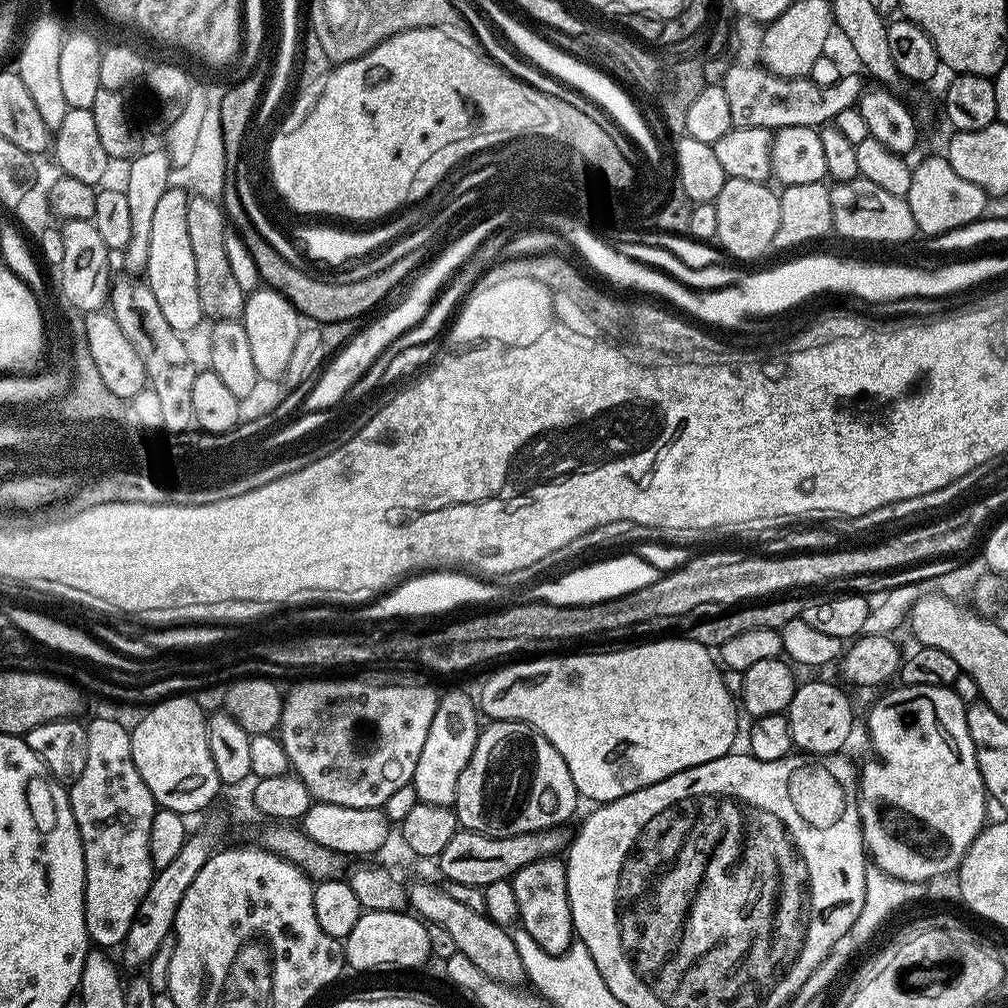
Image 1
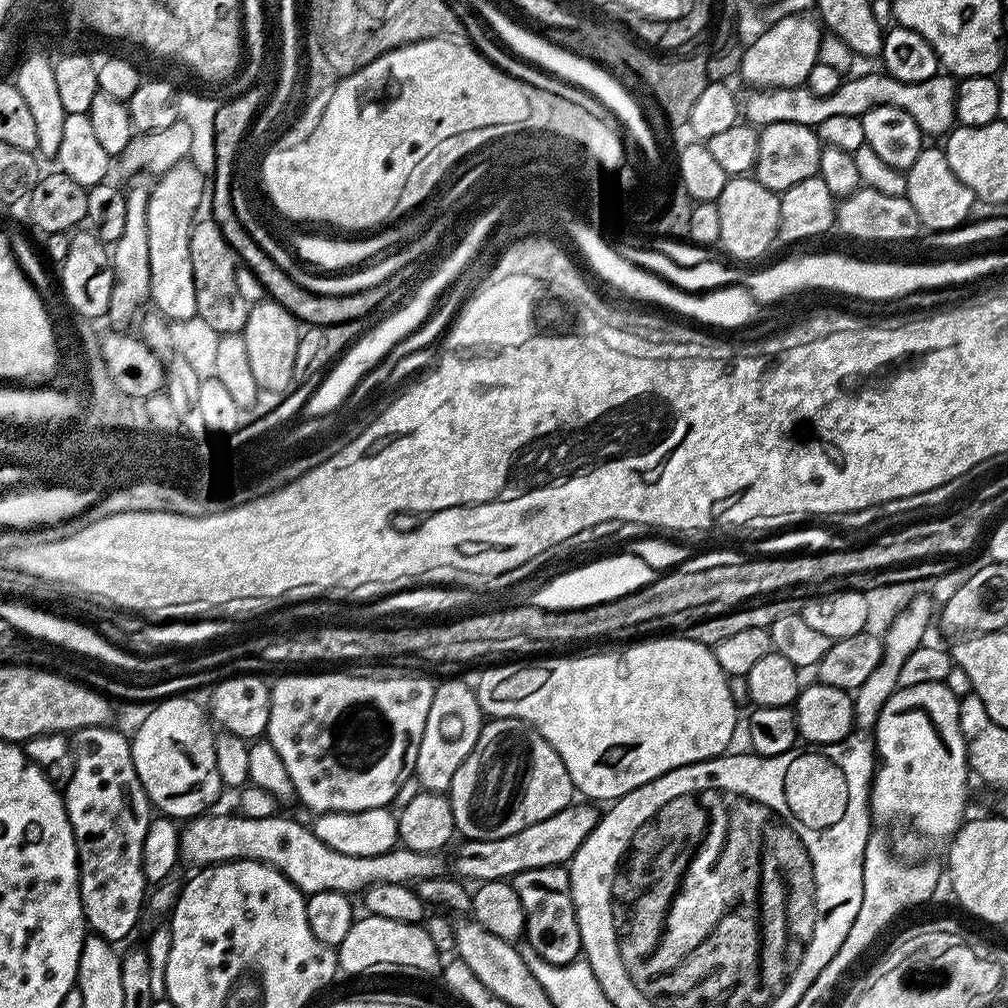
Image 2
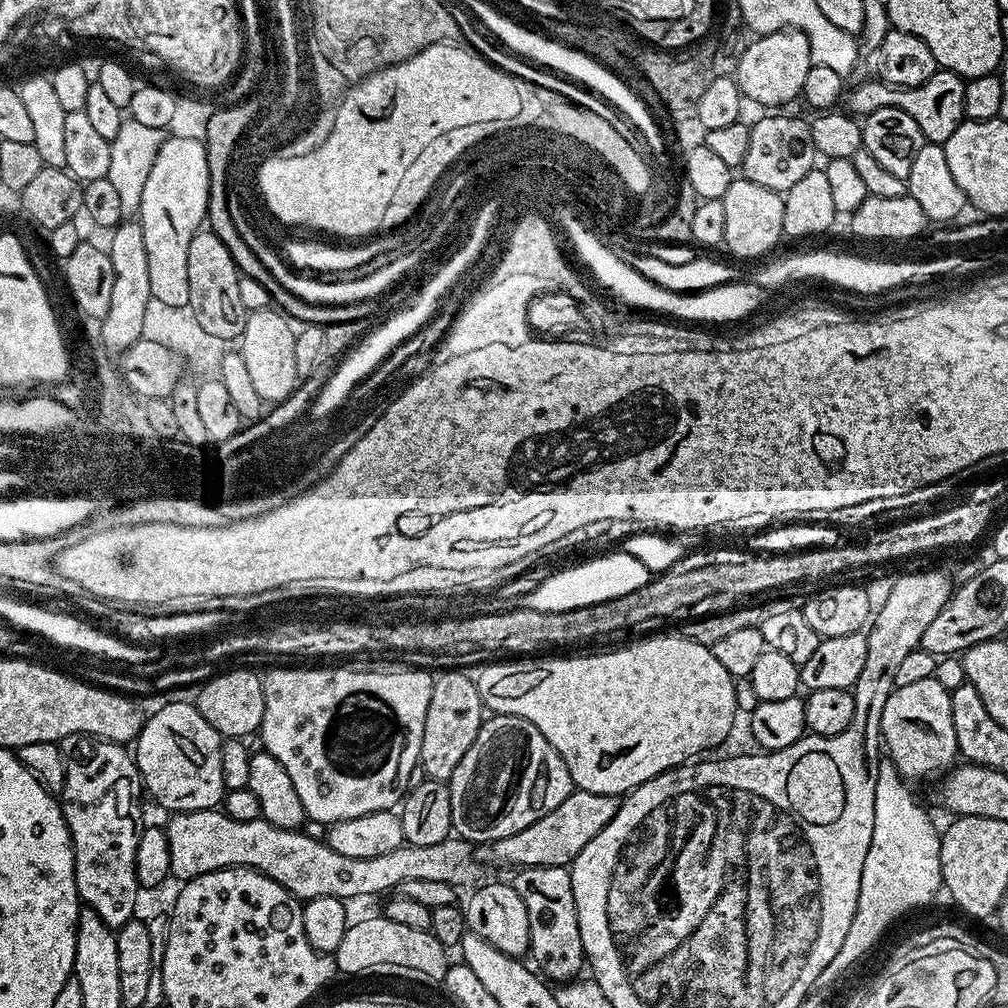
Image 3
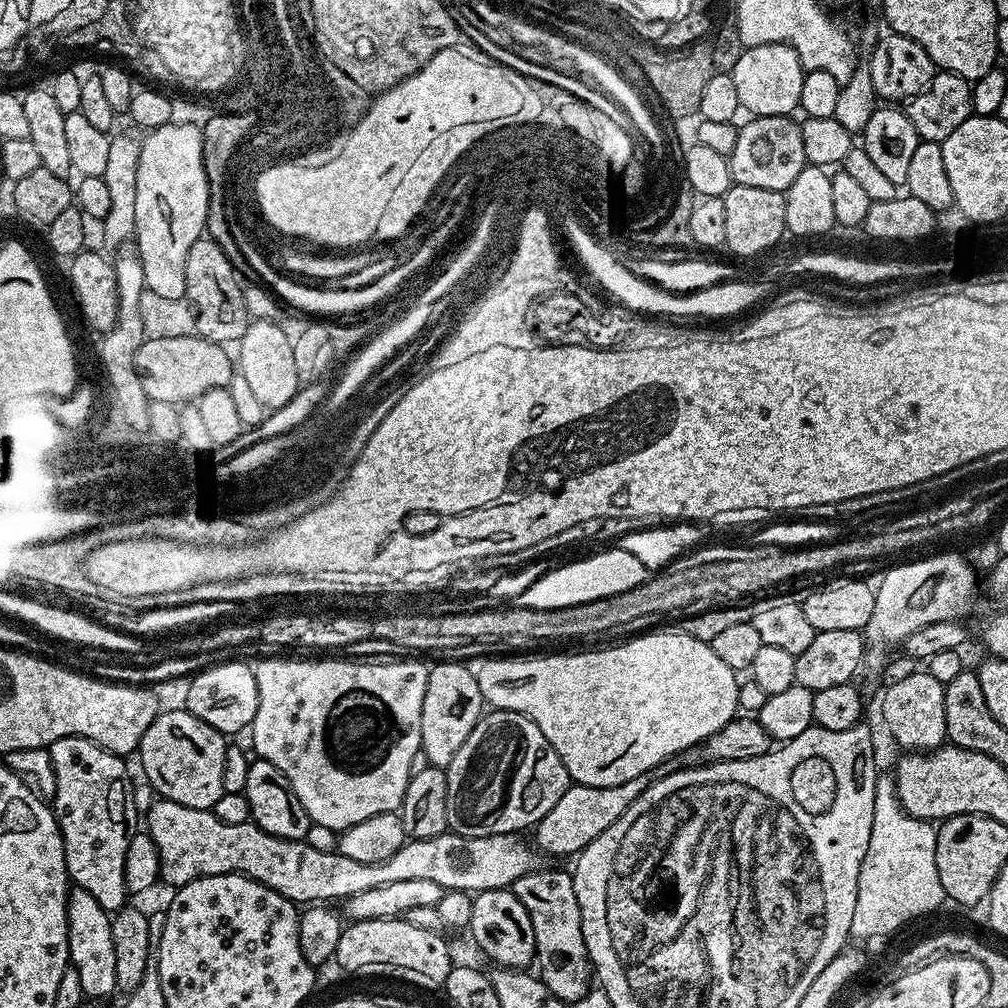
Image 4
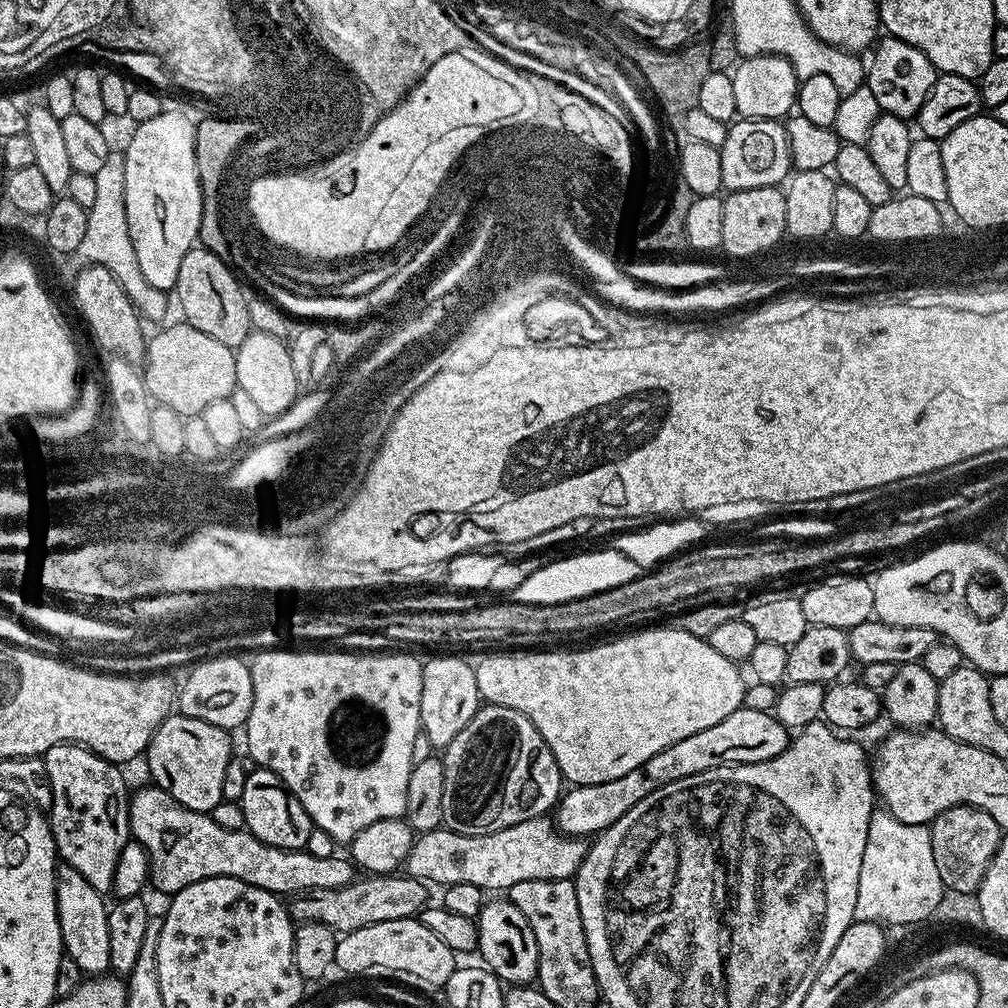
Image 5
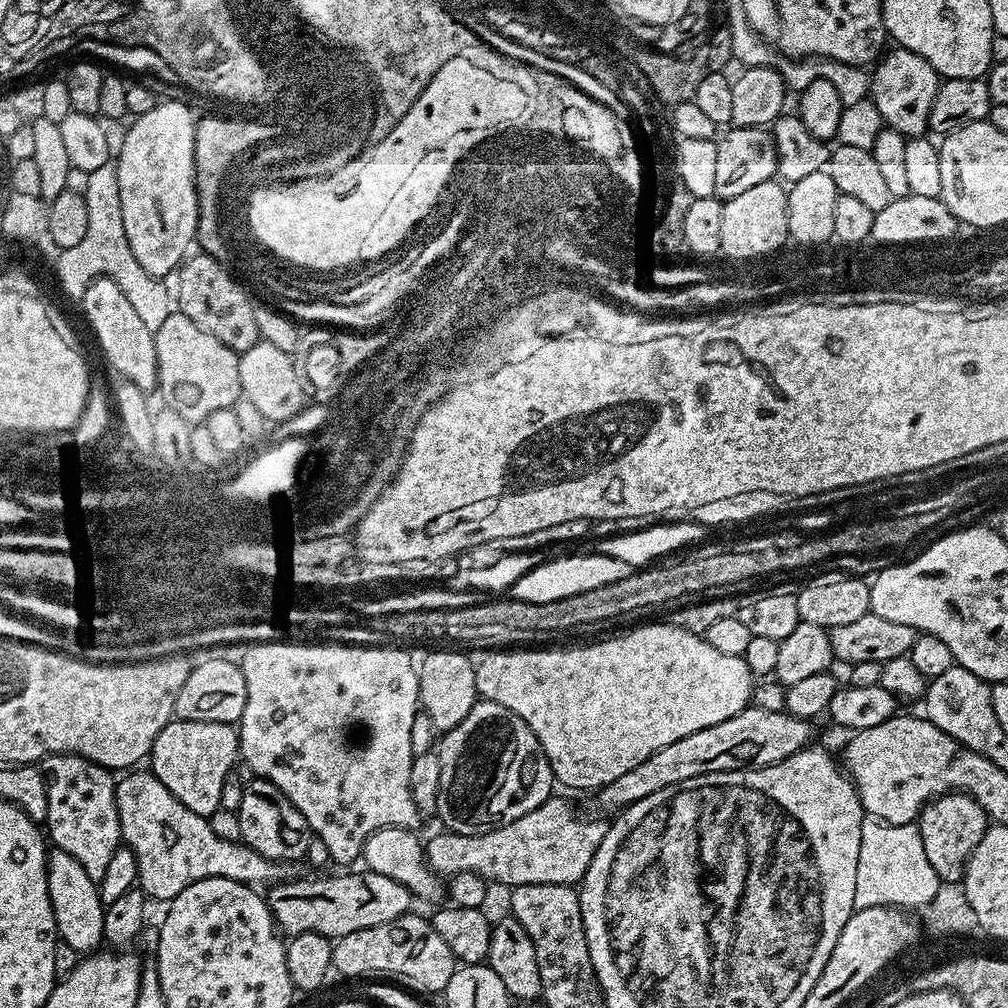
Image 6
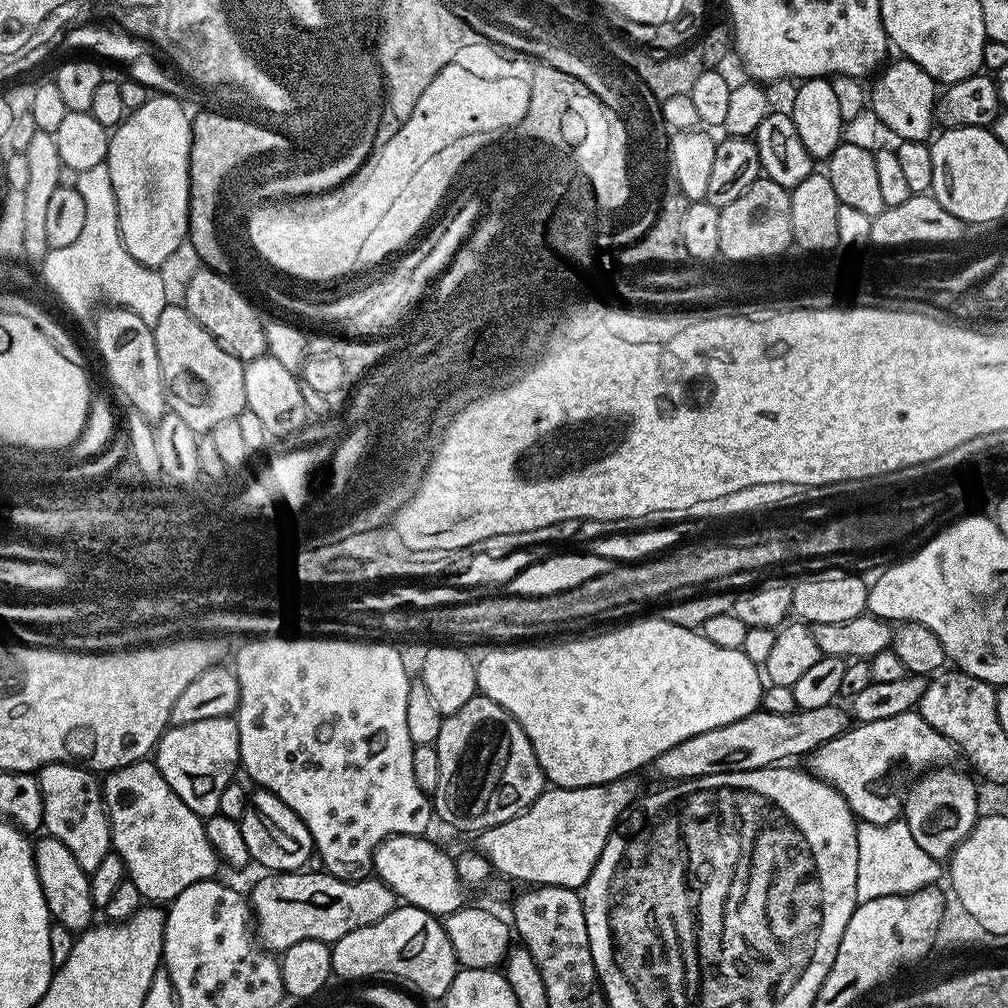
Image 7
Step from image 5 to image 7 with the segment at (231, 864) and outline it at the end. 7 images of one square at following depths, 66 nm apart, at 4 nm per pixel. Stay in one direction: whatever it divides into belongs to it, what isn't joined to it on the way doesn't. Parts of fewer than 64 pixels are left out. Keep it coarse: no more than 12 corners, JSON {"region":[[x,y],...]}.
{"region":[[151,759],[107,773],[112,851],[145,901],[217,875]]}

